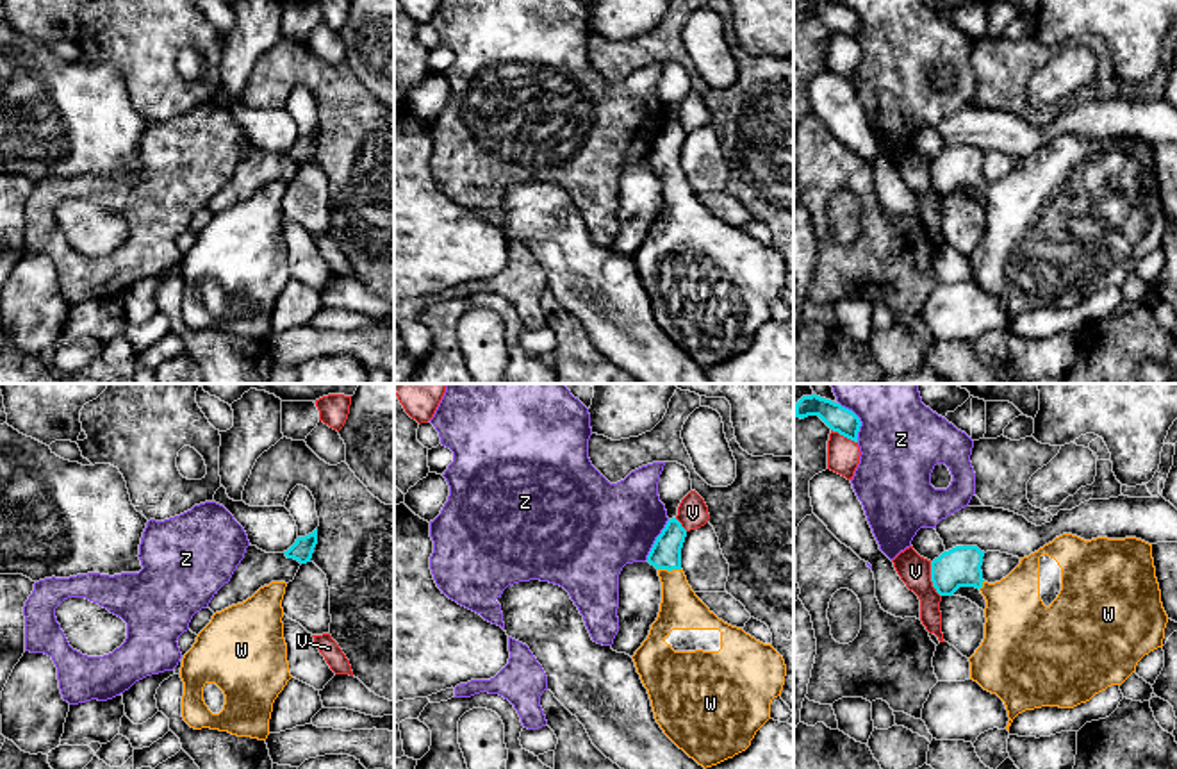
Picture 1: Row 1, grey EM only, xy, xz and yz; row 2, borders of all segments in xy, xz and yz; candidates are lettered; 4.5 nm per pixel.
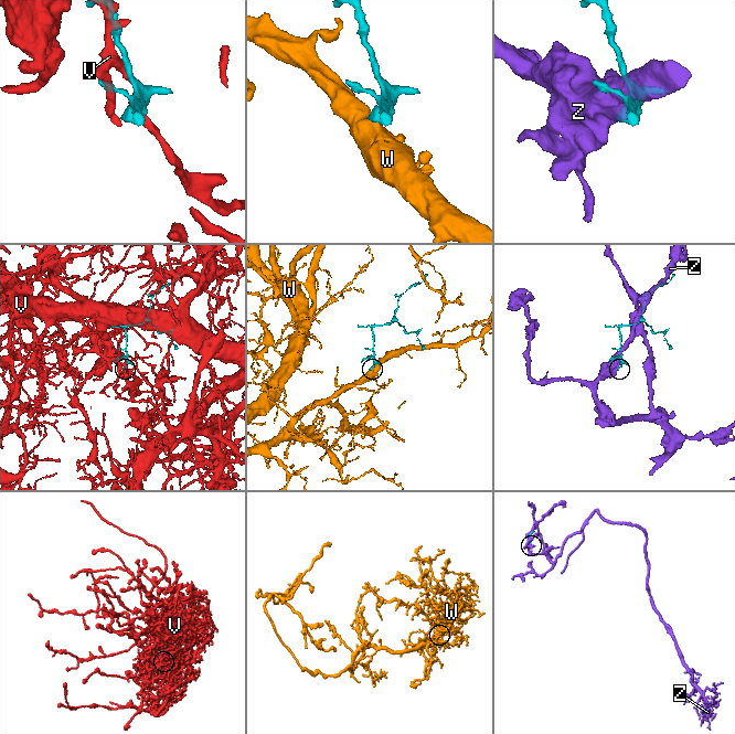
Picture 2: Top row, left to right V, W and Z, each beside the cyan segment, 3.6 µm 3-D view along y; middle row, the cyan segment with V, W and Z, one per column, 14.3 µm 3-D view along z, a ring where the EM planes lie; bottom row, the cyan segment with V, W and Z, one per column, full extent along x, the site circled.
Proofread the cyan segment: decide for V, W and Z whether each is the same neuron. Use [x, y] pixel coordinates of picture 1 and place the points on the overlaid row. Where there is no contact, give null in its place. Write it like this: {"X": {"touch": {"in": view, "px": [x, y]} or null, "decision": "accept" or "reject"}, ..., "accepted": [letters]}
{"V": {"touch": {"in": "yz", "px": [931, 580]}, "decision": "reject"}, "W": {"touch": {"in": "xz", "px": [669, 570]}, "decision": "accept"}, "Z": {"touch": {"in": "yz", "px": [858, 420]}, "decision": "reject"}, "accepted": ["W"]}

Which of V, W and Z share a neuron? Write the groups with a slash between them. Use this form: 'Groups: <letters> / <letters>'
Groups: V / W / Z

